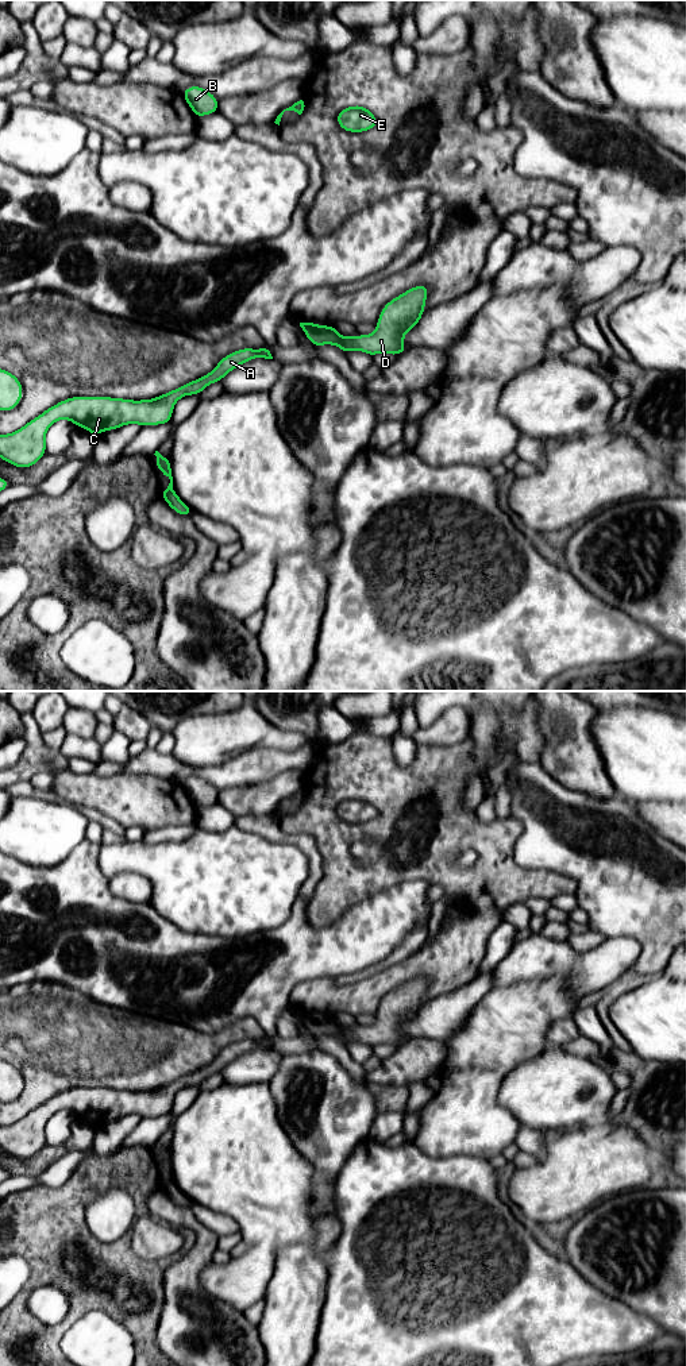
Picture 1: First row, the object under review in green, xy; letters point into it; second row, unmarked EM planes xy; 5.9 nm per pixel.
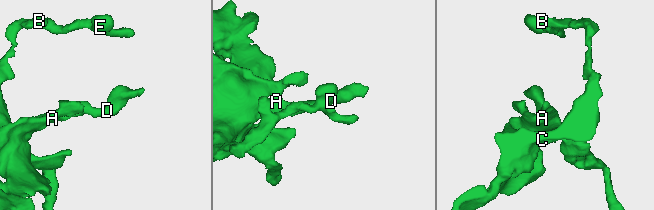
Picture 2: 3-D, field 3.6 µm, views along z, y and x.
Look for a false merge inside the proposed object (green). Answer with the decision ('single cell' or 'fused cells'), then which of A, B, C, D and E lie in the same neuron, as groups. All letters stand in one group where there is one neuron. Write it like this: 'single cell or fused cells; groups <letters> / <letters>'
single cell; groups A B C D E

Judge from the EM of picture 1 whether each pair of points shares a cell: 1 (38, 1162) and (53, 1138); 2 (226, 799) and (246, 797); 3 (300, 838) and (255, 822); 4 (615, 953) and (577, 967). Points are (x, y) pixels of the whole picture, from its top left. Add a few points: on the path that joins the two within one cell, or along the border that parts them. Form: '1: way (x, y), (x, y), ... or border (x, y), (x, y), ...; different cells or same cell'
1: border (72, 1122), (64, 1141), (46, 1143); different cells
2: way (231, 799), (241, 799); same cell
3: way (289, 838), (276, 834), (266, 826); same cell
4: way (605, 963), (601, 967), (586, 967); same cell

